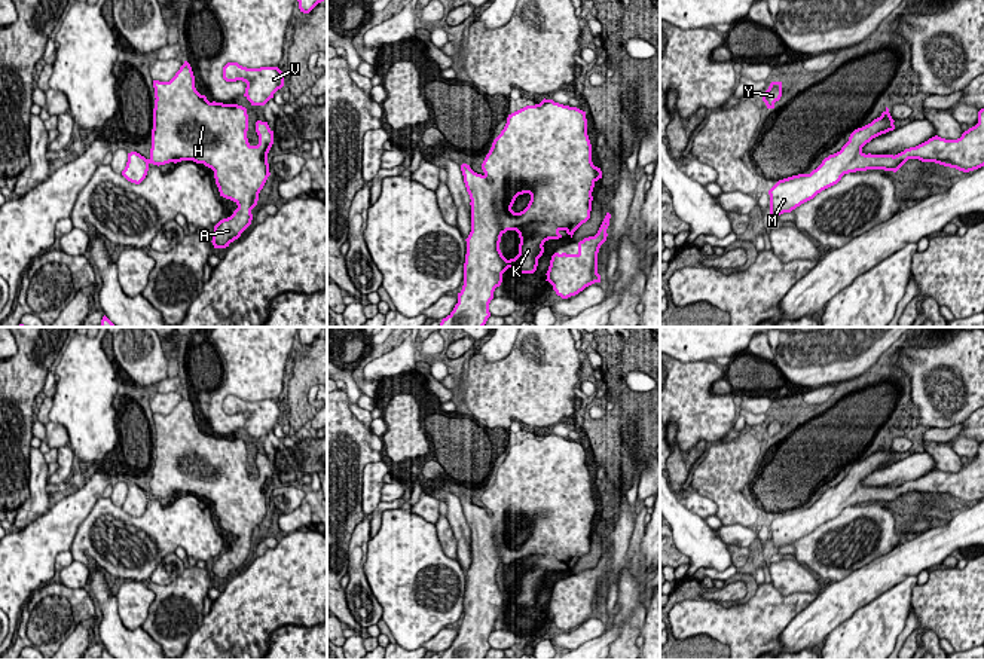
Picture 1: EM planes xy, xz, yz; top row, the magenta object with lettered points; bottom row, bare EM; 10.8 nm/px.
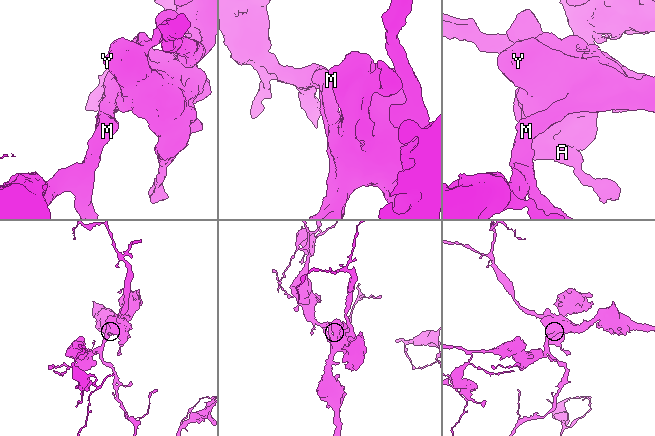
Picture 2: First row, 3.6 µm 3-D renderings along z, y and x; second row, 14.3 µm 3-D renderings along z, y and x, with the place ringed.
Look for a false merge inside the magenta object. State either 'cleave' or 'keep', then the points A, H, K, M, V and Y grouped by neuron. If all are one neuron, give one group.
keep | A H K M V Y

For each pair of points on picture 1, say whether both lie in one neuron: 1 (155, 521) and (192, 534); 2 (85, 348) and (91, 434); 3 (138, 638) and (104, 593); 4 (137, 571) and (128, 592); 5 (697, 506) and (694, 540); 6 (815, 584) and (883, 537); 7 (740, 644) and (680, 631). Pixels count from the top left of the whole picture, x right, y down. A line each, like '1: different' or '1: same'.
1: same
2: same
3: same
4: different
5: different
6: different
7: same

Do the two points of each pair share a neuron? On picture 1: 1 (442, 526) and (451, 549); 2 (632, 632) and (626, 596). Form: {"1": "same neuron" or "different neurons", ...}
{"1": "same neuron", "2": "same neuron"}

